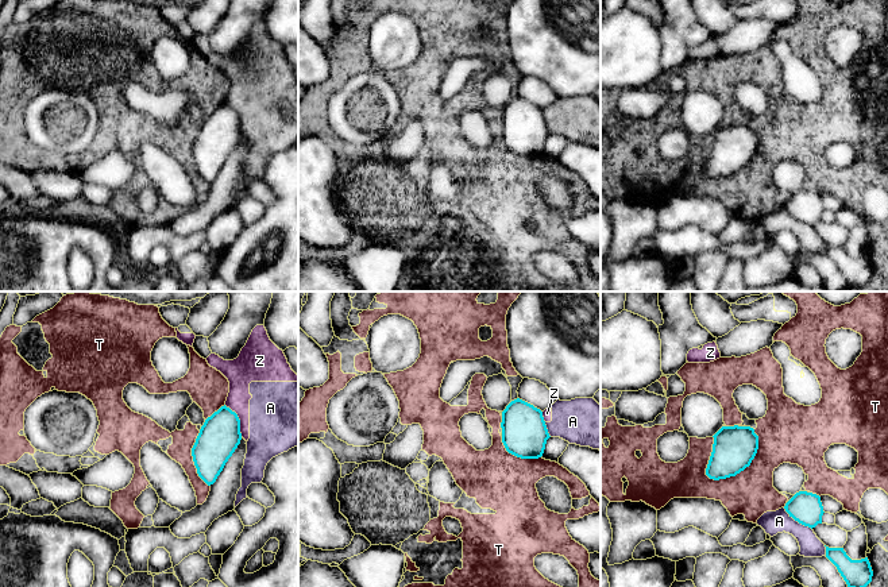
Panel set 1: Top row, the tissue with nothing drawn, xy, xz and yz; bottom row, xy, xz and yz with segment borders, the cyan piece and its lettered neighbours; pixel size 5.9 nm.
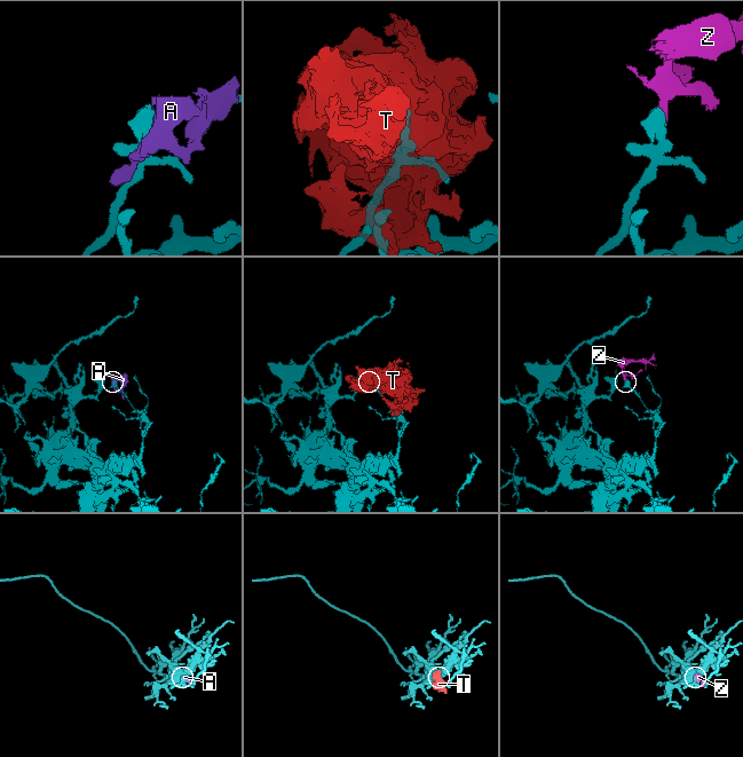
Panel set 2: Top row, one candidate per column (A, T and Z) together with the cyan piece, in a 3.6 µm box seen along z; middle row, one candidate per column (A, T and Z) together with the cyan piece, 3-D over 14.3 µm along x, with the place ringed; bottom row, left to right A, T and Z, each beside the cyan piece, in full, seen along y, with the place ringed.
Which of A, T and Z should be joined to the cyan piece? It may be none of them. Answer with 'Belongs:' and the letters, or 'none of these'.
Belongs: none of these

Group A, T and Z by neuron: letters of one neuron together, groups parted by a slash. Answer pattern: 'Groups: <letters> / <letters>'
Groups: A Z / T

